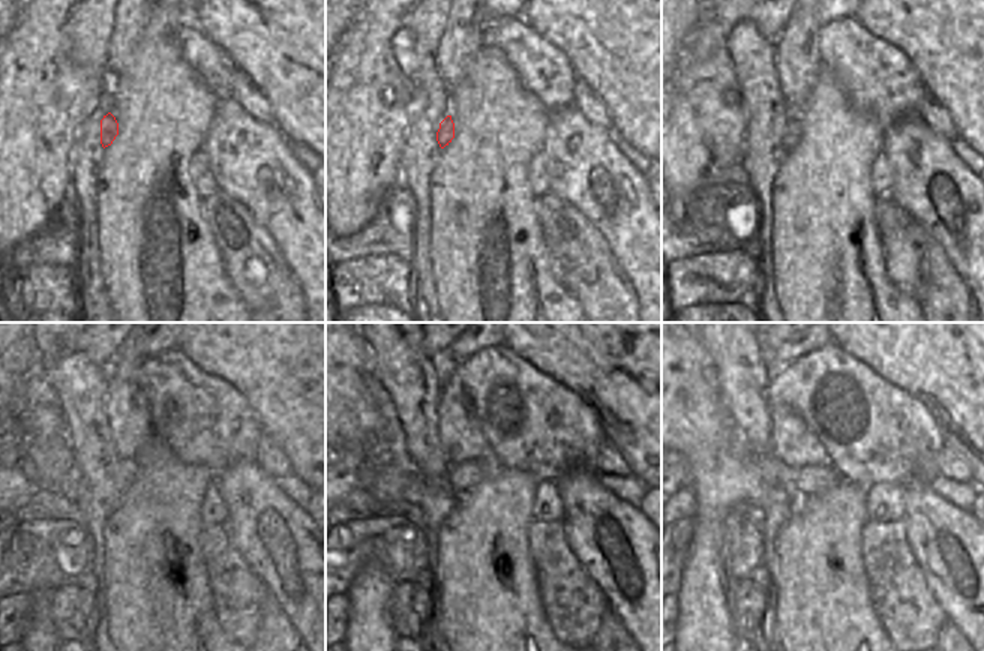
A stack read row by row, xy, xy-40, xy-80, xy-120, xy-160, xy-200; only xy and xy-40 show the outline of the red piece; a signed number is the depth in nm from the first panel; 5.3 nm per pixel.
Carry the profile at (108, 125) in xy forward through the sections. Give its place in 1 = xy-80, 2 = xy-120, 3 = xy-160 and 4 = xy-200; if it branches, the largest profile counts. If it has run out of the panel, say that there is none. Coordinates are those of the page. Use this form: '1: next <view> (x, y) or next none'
1: next xy-80 (791, 137)
2: next xy-120 (125, 468)
3: next xy-160 (464, 476)
4: next xy-200 (810, 480)

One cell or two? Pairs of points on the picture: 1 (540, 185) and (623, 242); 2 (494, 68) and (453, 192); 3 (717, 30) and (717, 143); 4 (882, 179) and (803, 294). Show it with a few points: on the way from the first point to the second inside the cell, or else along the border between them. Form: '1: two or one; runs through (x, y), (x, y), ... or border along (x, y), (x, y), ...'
1: two; border along (545, 156), (551, 192)
2: one; runs through (491, 99), (491, 152), (485, 161)
3: one; runs through (714, 59), (714, 114)
4: two; border along (873, 158), (872, 192), (875, 195)

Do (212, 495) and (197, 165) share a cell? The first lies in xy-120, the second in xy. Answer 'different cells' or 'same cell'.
same cell

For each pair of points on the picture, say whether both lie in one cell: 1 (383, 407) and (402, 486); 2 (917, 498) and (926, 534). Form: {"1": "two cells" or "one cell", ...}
{"1": "two cells", "2": "one cell"}

